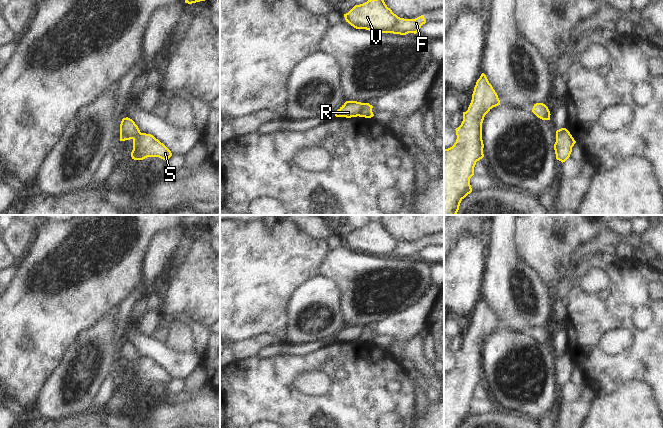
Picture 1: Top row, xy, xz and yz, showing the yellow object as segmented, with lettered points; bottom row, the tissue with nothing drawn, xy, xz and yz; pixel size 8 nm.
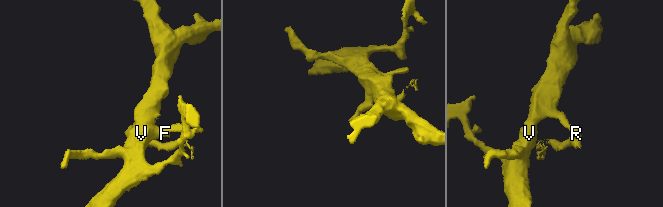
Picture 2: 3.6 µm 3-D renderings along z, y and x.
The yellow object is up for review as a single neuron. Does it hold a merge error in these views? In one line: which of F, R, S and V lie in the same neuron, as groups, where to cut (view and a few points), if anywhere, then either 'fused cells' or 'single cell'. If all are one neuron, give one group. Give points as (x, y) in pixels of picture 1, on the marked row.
F R V / S; cut in xz along (363, 103), (362, 109), (357, 115); fused cells

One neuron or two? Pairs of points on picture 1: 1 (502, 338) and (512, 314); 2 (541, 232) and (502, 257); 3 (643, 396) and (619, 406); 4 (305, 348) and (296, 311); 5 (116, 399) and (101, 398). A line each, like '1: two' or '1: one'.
1: two
2: two
3: one
4: two
5: two

